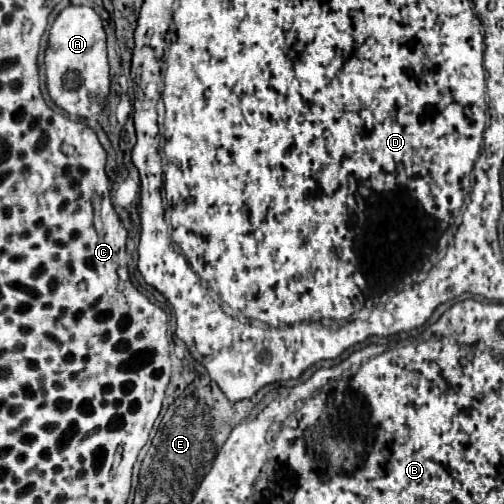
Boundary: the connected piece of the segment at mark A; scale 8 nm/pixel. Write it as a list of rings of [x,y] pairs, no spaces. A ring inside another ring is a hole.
[[[69,4],[57,14],[49,28],[45,76],[51,100],[67,114],[77,118],[91,118],[105,108],[111,80],[105,52],[105,30],[99,14],[93,8]]]

